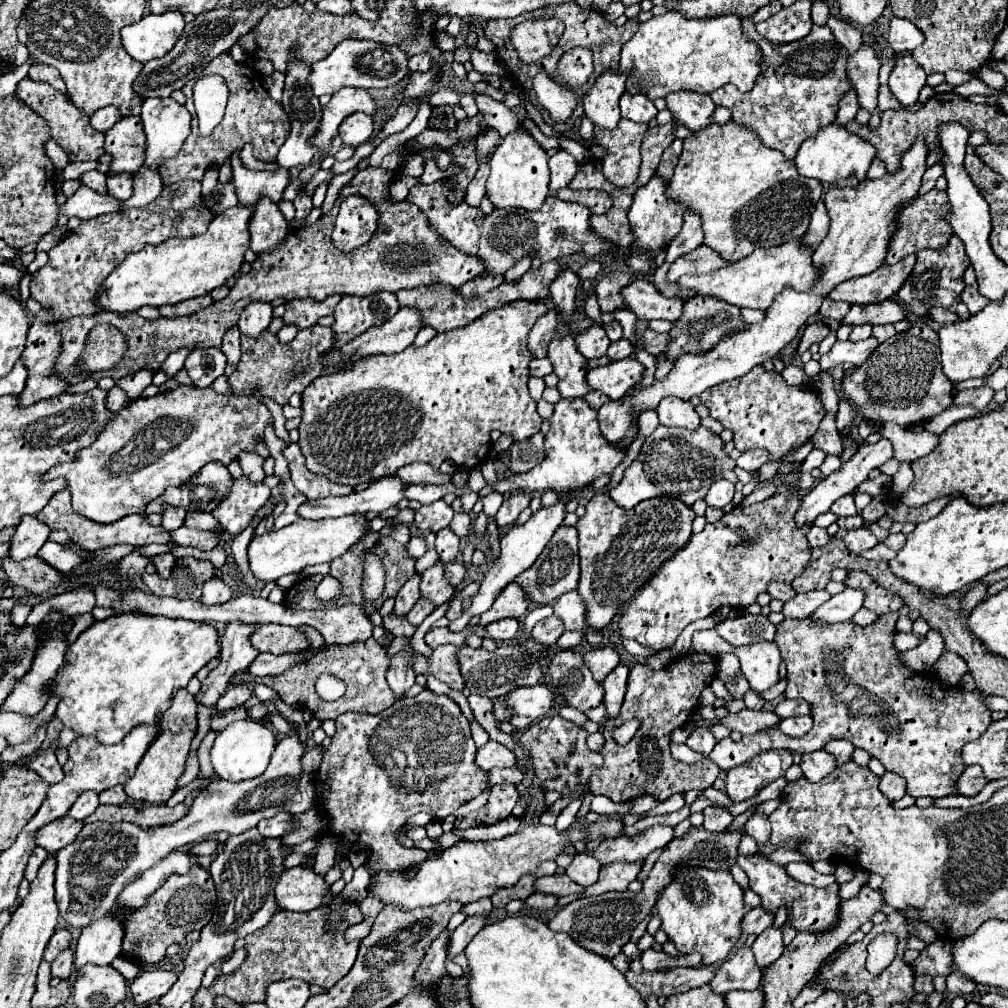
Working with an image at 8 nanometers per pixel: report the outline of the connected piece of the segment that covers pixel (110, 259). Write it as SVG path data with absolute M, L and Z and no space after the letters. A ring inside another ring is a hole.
M183 180L171 186L171 192L159 194L151 206L131 208L123 214L105 214L99 218L83 220L81 226L69 232L49 254L49 262L33 274L31 296L41 302L41 306L51 306L55 320L67 320L73 316L91 316L97 314L91 306L99 282L111 274L125 254L139 252L147 244L161 244L169 238L189 238L207 232L209 222L213 220L209 210L199 208L201 200L201 182ZM183 216L183 220L179 218Z

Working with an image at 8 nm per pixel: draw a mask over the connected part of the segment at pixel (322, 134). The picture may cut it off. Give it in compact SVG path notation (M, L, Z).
M343 88L339 90L331 102L323 108L323 118L319 124L319 130L309 138L311 146L315 146L319 152L325 152L333 138L337 136L337 128L339 124L351 116L353 112L365 112L365 114L373 114L375 110L375 100L369 96L367 90L359 90L359 88Z

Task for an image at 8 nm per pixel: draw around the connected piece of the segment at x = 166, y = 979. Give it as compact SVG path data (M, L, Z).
M147 970L147 972L139 974L131 982L131 986L129 986L131 1002L137 1004L137 1006L153 1002L155 998L165 996L175 982L177 982L177 974L173 974L173 972L167 972L167 970Z

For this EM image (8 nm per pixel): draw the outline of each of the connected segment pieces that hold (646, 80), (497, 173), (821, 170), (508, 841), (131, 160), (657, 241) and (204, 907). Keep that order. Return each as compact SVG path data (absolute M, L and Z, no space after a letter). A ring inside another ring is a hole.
M667 12L639 24L637 34L621 50L619 70L631 74L627 78L631 94L639 92L655 100L677 90L711 94L725 84L735 84L741 92L749 92L761 74L761 60L759 44L747 40L737 14L693 20L681 12Z
M529 130L523 134L509 134L497 146L491 158L491 174L487 178L487 198L495 208L523 208L539 210L549 194L549 166L547 152L535 142Z
M829 124L825 128L819 128L813 138L807 138L803 146L799 148L795 156L795 166L801 176L815 178L819 182L837 182L847 176L857 176L859 180L865 180L867 168L875 158L875 146L861 140L857 134L851 134L845 126Z
M529 824L513 836L489 842L459 842L453 848L443 850L439 856L431 856L421 864L411 866L417 874L409 880L405 872L379 872L369 886L369 894L383 900L383 904L397 904L403 910L413 910L417 906L435 906L445 900L459 900L463 904L475 902L485 896L493 896L499 888L513 886L523 874L529 874L539 866L539 862L555 860L563 854L563 848L571 846L567 834L559 834L555 826Z
M127 116L105 132L105 150L113 156L109 172L137 170L145 160L145 134L139 116Z
M653 176L645 186L641 186L635 192L631 210L629 210L629 222L631 222L631 230L635 234L635 246L645 250L645 252L659 252L667 242L671 242L671 238L675 238L675 234L679 234L679 226L683 226L683 206L679 202L673 202L665 196L667 192L667 180L663 180L661 176Z
M193 866L187 874L173 874L147 902L147 906L143 910L135 910L135 914L131 914L131 922L127 922L127 938L123 938L123 954L127 956L135 956L139 958L141 962L147 962L147 964L153 964L153 962L159 962L163 960L165 956L165 948L171 946L171 944L181 944L187 936L187 932L191 930L201 930L213 916L213 910L215 910L215 902L217 902L217 896L215 896L215 884L213 884L213 878L209 874L209 870L201 868L201 866Z

